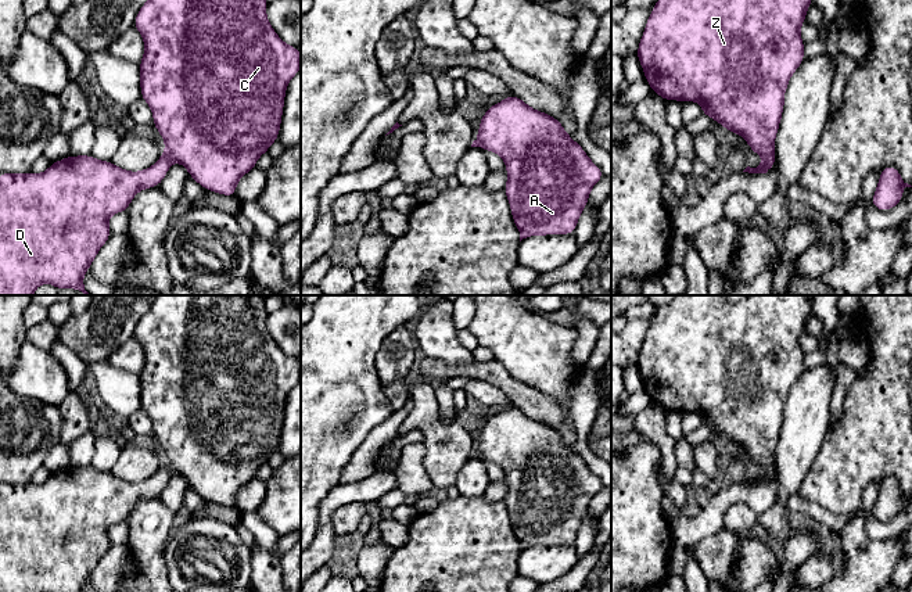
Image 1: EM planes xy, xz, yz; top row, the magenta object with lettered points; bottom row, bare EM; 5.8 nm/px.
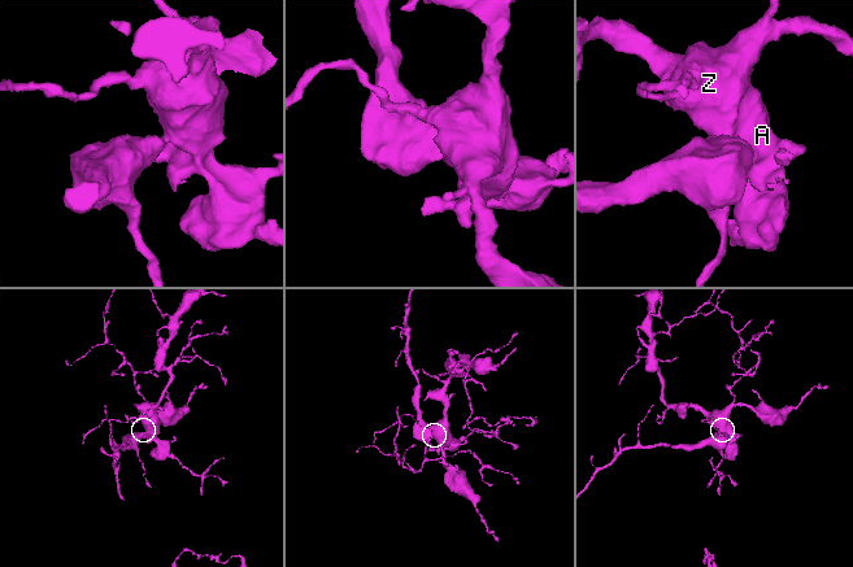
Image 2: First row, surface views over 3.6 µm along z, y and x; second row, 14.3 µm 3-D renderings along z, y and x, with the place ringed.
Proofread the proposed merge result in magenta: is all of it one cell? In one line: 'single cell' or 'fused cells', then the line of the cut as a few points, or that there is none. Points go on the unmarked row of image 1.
fused cells; cut in xy along (165, 460), (172, 472)

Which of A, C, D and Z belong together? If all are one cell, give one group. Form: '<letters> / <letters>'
A C Z / D

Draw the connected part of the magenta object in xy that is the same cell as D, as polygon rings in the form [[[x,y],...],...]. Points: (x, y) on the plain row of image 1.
[[[166,462],[152,477],[139,482],[125,481],[111,471],[101,471],[93,466],[69,466],[51,473],[43,484],[1,484],[0,592],[83,592],[100,559],[111,548],[108,530],[116,523],[126,523],[140,500],[159,496],[170,474]]]

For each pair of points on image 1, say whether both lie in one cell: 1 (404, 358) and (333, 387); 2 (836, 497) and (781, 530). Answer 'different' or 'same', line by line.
1: different
2: different

